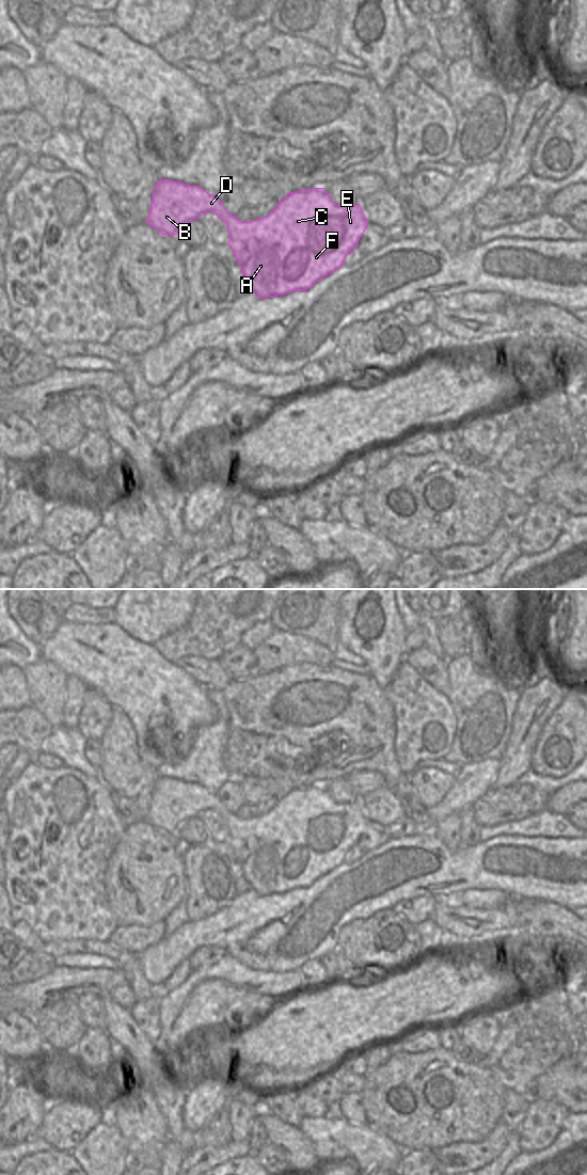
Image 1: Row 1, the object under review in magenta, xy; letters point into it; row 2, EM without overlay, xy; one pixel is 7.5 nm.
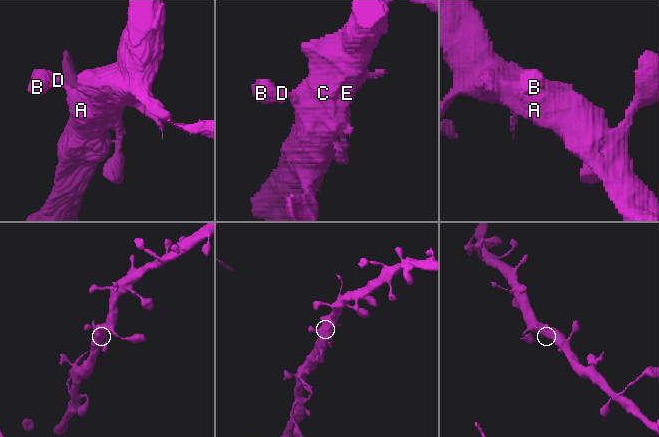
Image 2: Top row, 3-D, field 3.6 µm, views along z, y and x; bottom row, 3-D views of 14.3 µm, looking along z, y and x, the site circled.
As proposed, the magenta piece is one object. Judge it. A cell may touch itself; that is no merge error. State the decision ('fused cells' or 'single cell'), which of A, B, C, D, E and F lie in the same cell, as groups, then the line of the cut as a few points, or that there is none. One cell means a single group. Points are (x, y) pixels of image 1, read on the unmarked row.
single cell; A B C D E F; no cut

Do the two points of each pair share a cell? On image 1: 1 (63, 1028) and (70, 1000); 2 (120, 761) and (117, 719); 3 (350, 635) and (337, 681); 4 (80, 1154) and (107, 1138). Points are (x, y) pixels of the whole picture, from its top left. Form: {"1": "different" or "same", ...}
{"1": "same", "2": "same", "3": "different", "4": "same"}

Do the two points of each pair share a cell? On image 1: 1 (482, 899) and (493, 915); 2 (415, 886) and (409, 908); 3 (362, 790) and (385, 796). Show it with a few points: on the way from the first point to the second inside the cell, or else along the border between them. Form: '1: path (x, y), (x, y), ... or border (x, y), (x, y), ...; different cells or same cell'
1: border (509, 899), (490, 908), (472, 908), (464, 905); different cells
2: border (435, 896), (416, 896), (399, 900), (391, 908); different cells
3: border (384, 787), (378, 787), (360, 798); different cells

